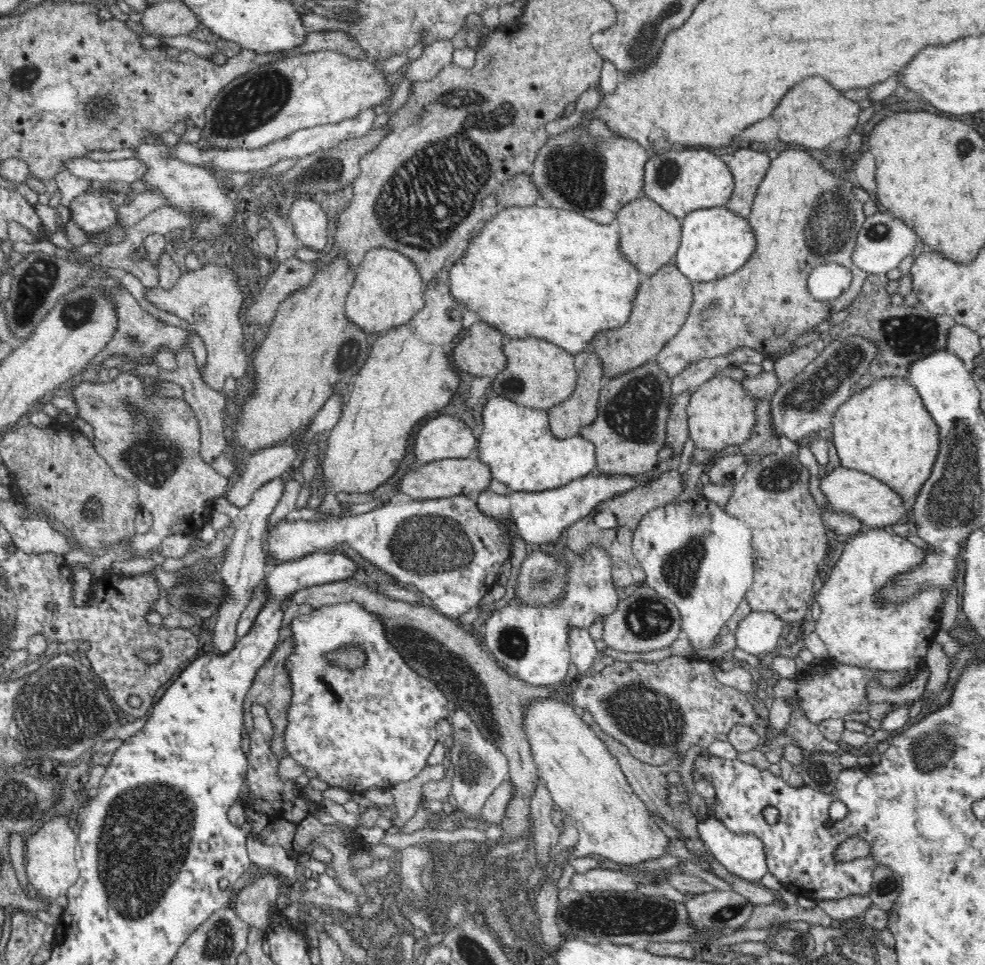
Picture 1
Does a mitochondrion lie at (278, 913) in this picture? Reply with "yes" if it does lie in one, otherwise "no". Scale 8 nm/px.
no

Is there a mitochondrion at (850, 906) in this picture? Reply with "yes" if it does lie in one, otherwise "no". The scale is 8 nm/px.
no

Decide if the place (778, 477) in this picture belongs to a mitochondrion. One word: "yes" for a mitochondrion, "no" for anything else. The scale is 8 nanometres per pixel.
yes

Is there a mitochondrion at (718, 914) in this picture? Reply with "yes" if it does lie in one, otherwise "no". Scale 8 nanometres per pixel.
yes

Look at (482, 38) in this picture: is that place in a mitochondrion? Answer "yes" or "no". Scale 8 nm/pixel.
no

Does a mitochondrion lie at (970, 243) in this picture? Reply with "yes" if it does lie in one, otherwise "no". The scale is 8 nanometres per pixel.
no

